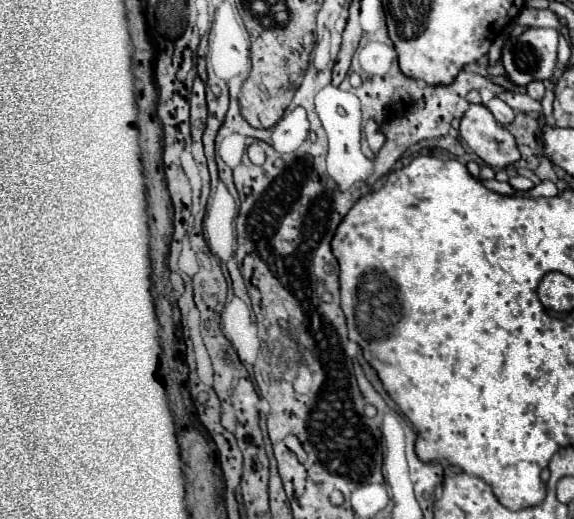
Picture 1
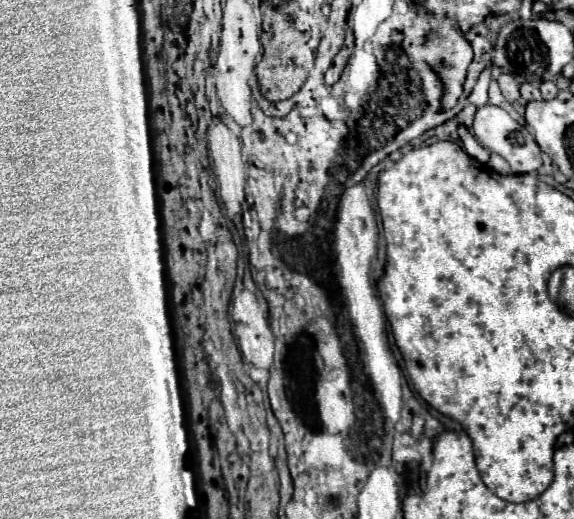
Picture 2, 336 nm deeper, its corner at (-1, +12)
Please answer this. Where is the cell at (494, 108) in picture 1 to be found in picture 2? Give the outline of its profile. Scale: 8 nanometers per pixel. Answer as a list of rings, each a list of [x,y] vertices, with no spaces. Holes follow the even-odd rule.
[[[500,74],[500,76],[496,78],[496,82],[498,82],[498,86],[500,86],[500,90],[502,90],[502,94],[504,94],[504,98],[506,98],[508,102],[516,102],[516,100],[520,98],[520,94],[518,94],[518,84],[516,84],[516,80],[514,80],[510,74]]]

